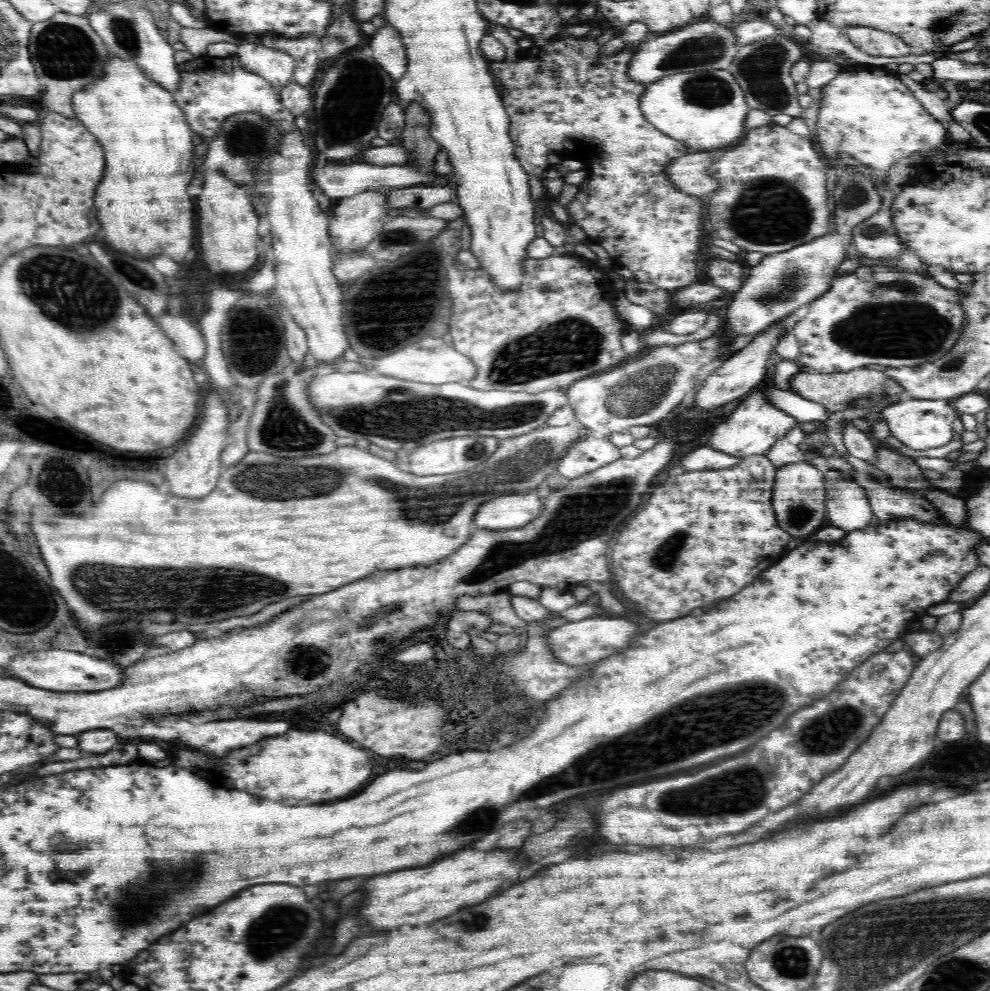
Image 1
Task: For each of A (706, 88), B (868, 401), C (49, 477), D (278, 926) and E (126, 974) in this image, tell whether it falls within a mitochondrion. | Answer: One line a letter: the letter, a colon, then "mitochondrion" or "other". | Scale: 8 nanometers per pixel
A: mitochondrion
B: mitochondrion
C: mitochondrion
D: mitochondrion
E: other

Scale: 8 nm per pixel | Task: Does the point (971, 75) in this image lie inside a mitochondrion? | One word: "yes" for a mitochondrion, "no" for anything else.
no

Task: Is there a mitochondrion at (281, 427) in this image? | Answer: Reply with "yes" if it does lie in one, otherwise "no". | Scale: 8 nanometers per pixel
yes

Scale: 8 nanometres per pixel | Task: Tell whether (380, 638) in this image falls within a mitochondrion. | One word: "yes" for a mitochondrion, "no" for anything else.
yes

